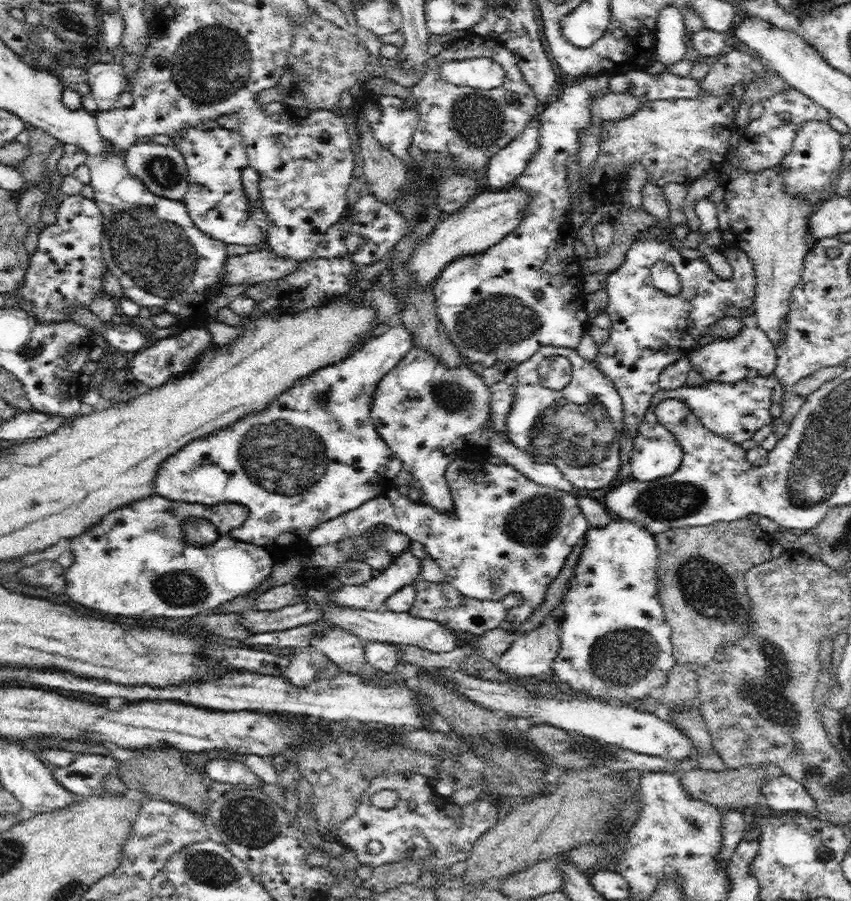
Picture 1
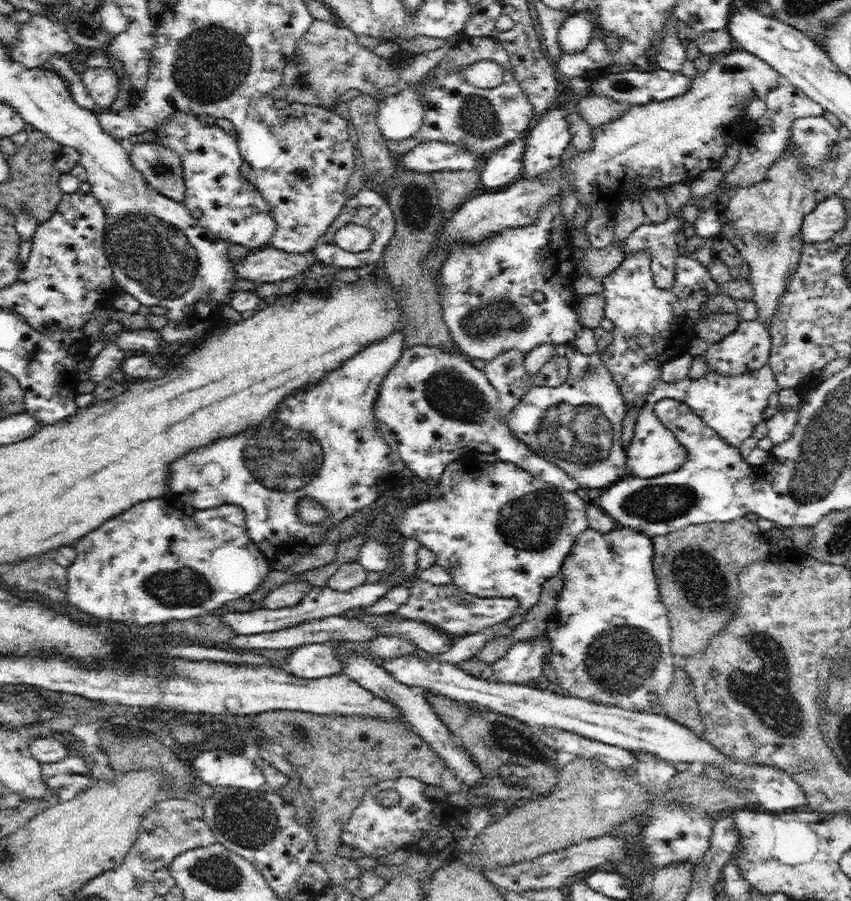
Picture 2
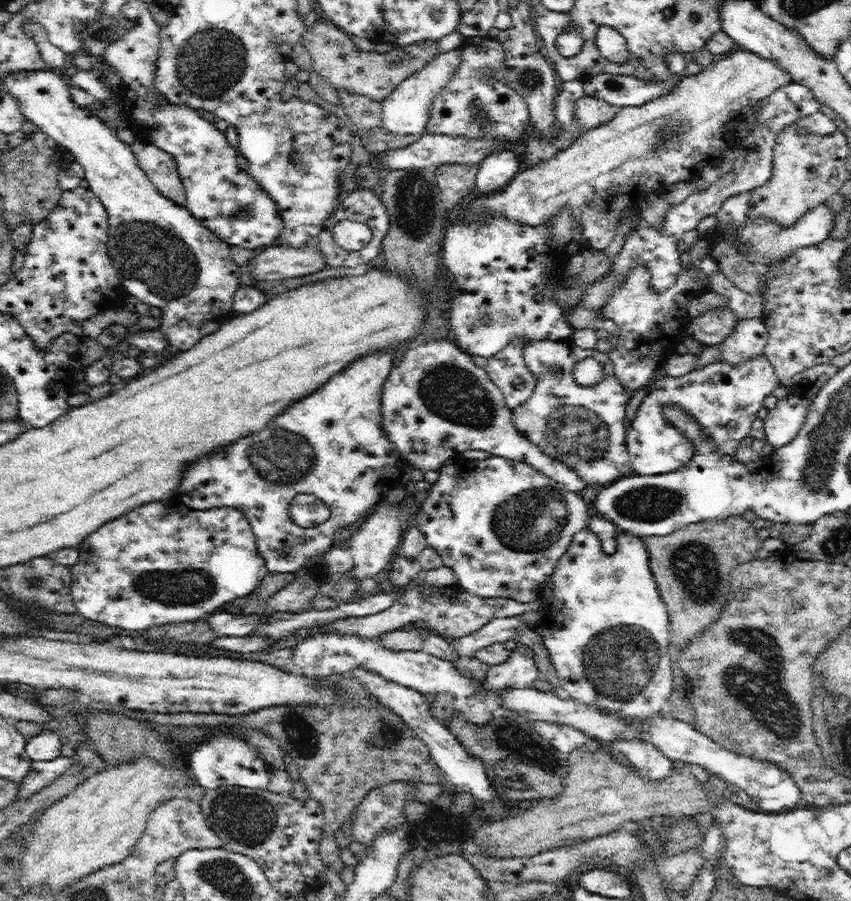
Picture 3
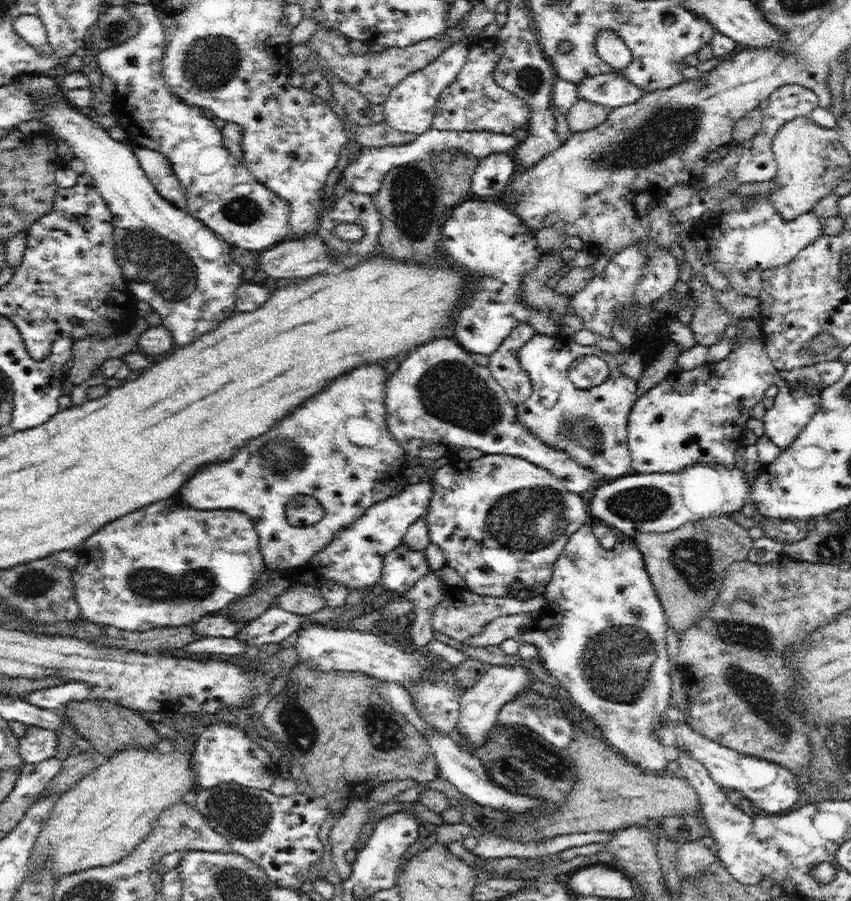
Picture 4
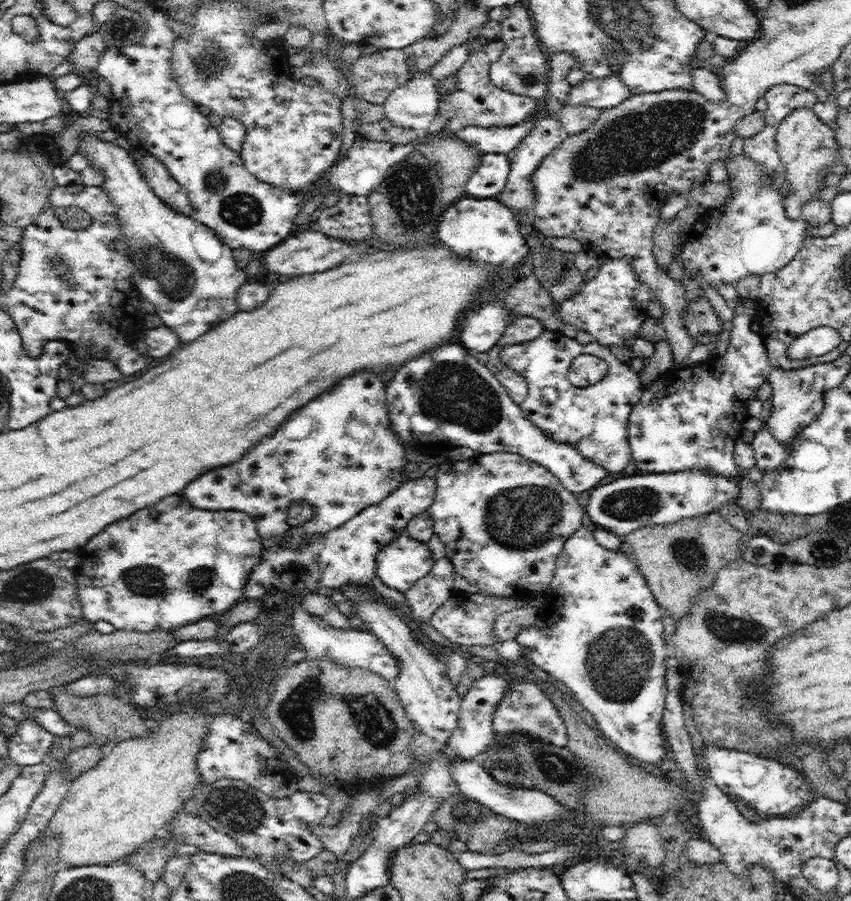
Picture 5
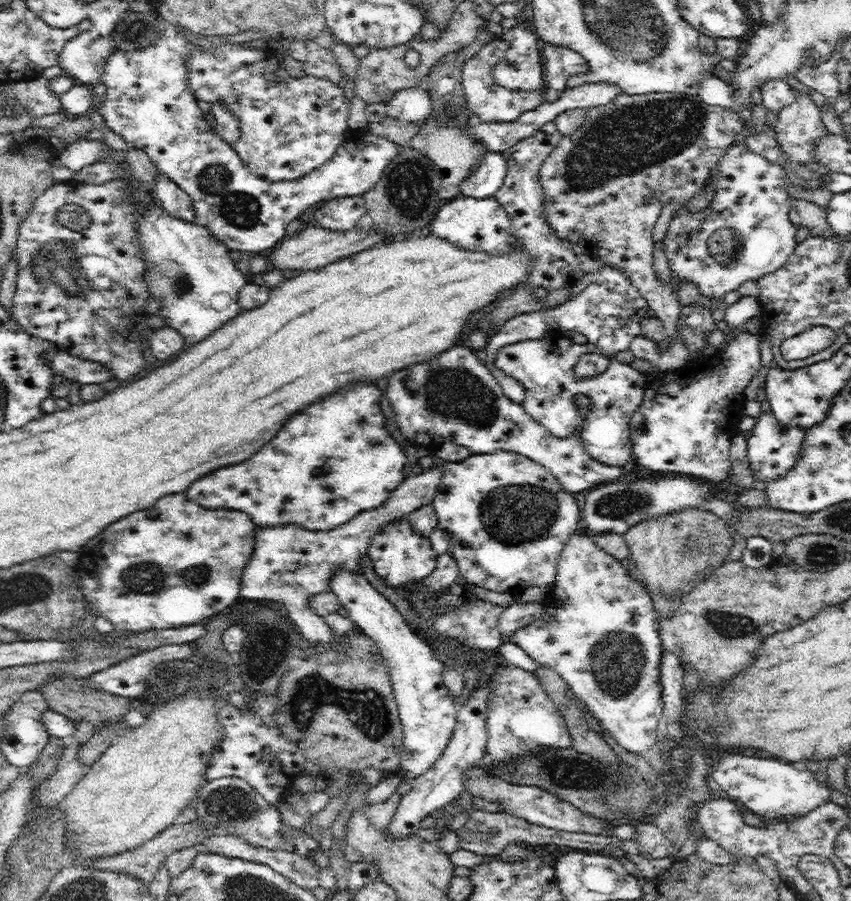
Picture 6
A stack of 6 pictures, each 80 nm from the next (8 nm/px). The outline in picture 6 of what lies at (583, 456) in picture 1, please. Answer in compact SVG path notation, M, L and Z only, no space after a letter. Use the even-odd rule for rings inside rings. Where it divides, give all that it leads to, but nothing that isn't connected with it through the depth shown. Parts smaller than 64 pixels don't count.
M548 331L536 340L525 340L498 349L495 366L524 386L525 411L544 426L550 434L560 438L576 435L583 440L586 452L598 462L610 466L624 466L633 459L630 420L642 404L647 390L647 378L628 363L612 358L608 369L597 378L576 380L574 368L582 354L596 352L590 343L577 344L559 331ZM583 395L590 401L587 413L580 413L576 398Z

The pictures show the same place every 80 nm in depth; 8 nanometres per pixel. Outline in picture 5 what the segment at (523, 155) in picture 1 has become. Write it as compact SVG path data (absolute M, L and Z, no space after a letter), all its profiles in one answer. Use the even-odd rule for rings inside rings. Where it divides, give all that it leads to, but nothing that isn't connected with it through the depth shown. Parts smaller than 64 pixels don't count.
M482 154L480 168L469 177L465 192L478 199L500 201L500 192L504 190L509 172L509 161L505 154Z

